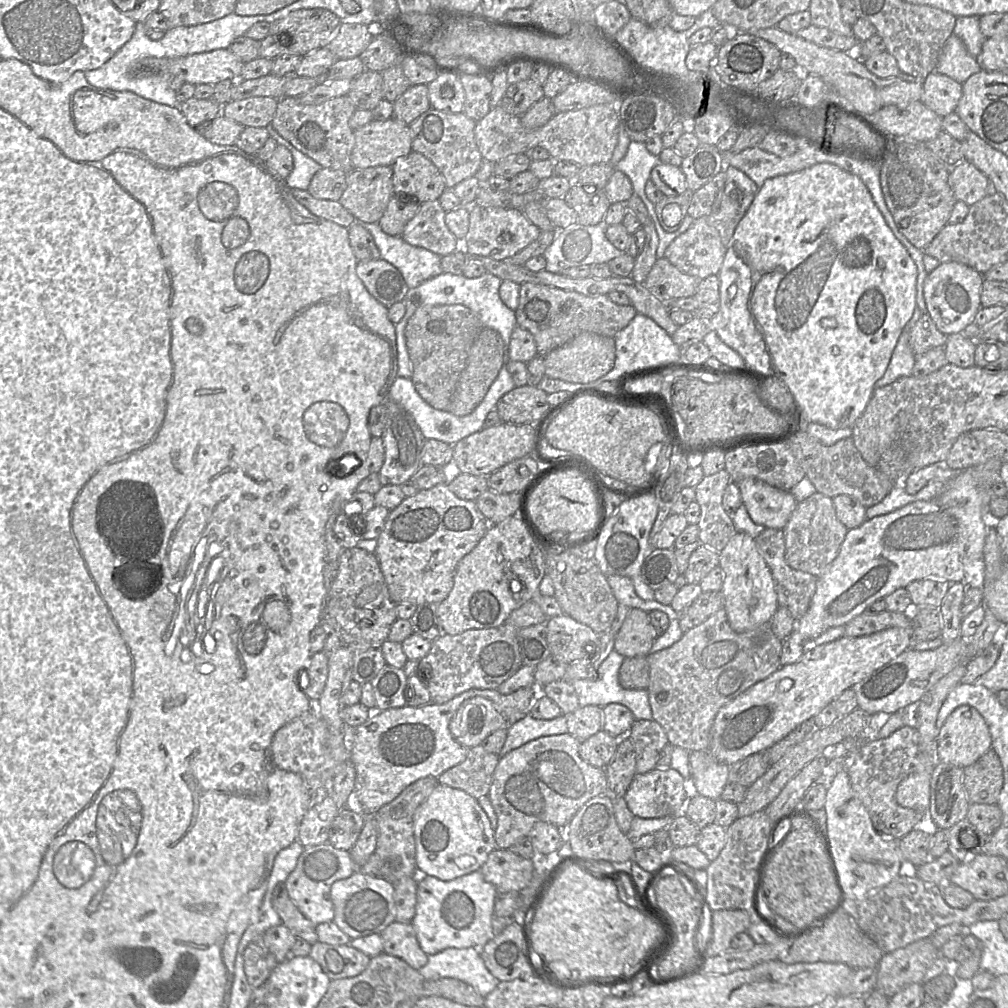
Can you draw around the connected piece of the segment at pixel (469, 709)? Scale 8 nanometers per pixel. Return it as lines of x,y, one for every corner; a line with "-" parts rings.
484,697
465,701
449,723
454,739
467,748
482,744
494,731
508,727
507,721
493,703

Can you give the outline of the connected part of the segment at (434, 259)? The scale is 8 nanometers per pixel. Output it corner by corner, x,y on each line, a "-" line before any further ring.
359,222
372,235
380,258
395,266
402,274
407,286
415,288
425,280
435,277
443,270
440,255
422,247
413,246
401,236
385,233
378,223

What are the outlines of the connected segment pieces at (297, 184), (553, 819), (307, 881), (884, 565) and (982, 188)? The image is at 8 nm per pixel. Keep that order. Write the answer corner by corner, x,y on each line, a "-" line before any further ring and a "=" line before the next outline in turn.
271,124
265,128
269,132
270,137
276,140
277,144
286,147
293,156
294,167
290,175
285,178
285,184
290,189
307,190
314,174
322,168
321,165
296,149
288,140
281,136
=
569,733
539,737
499,758
487,794
497,816
494,829
496,846
508,850
527,836
537,822
547,822
565,829
577,811
591,798
608,793
604,768
592,766
579,755
581,741
=
324,843
312,847
304,847
294,870
284,882
288,895
299,911
315,925
330,922
334,918
334,905
330,897
331,885
359,871
359,867
351,858
349,851
=
990,459
984,464
963,469
935,499
912,502
888,514
867,519
857,528
849,529
837,557
818,578
816,592
807,612
796,623
796,629
804,640
812,640
829,628
846,625
877,600
900,588
906,588
912,582
963,582
966,565
984,557
988,530
985,525
985,495
989,494
989,487
999,477
1001,464
998,459
=
966,160
951,168
948,183
956,200
963,201
969,206
996,193
988,177

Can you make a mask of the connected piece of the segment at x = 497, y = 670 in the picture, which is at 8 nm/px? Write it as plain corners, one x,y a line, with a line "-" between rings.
502,624
492,628
469,629
456,635
442,634
431,641
428,654
418,663
416,675
428,689
431,703
446,703
471,689
497,689
513,676
523,666
517,641
518,629
510,624

